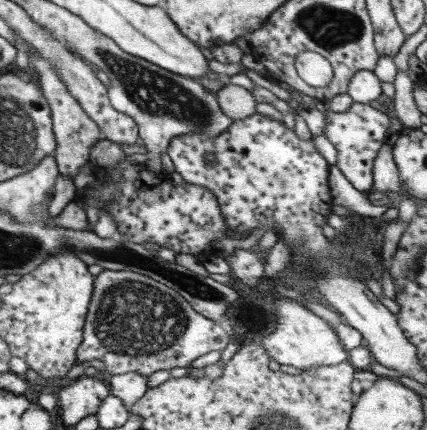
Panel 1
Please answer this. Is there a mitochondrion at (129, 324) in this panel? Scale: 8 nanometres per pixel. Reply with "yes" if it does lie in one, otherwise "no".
yes

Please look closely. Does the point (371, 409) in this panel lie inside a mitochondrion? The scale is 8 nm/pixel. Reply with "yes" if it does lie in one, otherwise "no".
no

